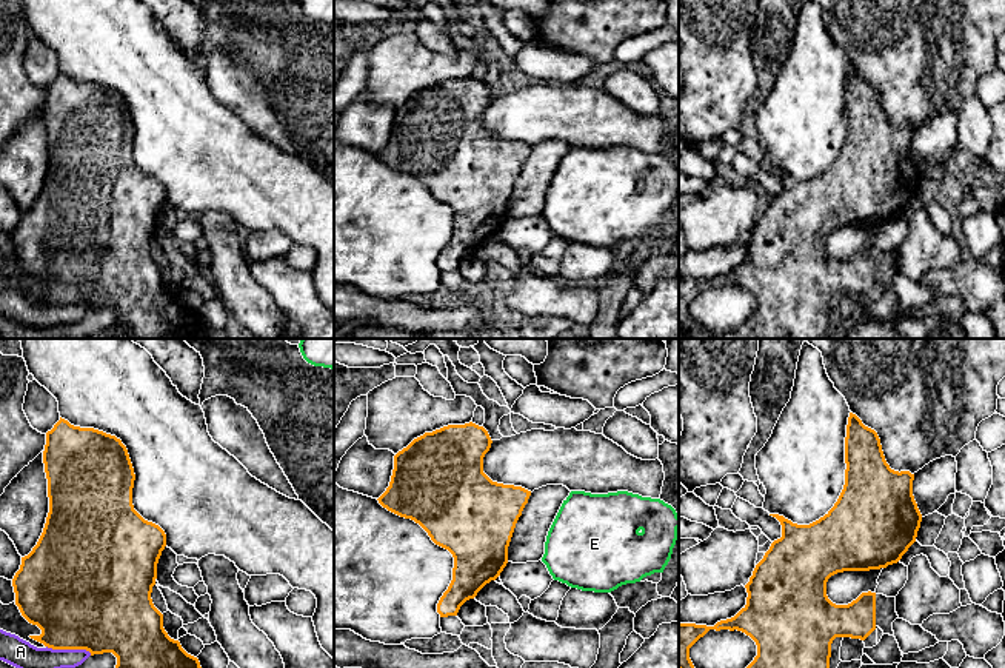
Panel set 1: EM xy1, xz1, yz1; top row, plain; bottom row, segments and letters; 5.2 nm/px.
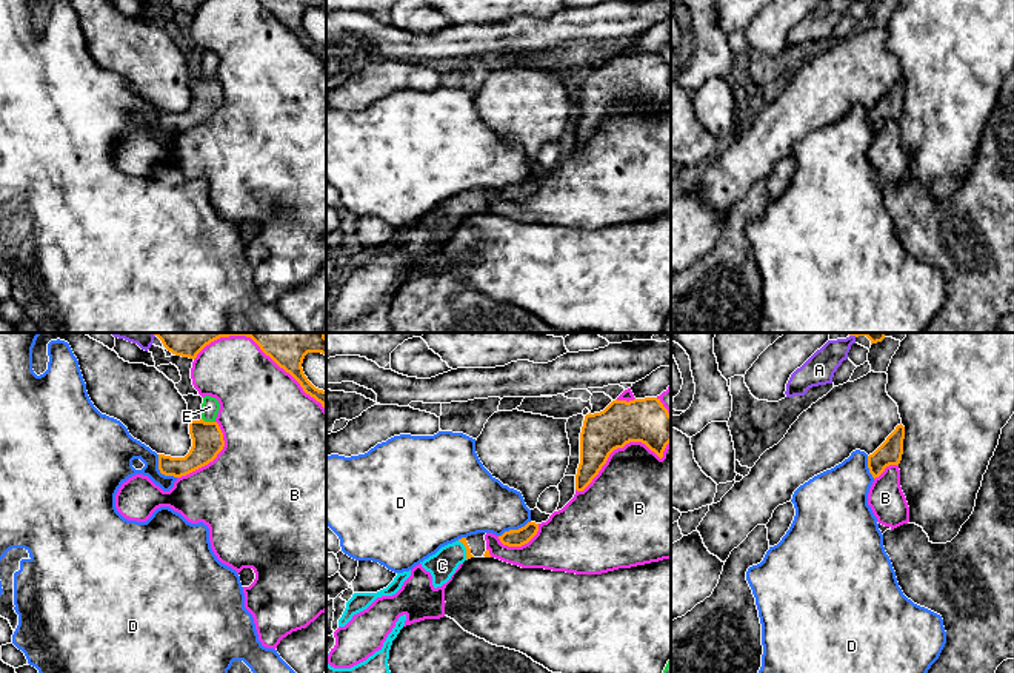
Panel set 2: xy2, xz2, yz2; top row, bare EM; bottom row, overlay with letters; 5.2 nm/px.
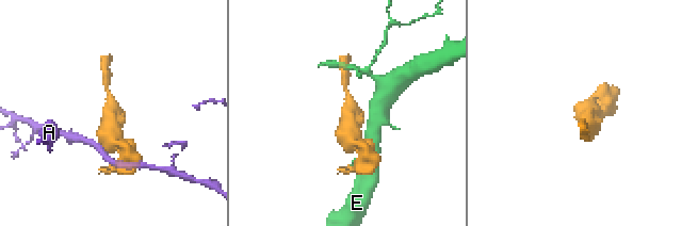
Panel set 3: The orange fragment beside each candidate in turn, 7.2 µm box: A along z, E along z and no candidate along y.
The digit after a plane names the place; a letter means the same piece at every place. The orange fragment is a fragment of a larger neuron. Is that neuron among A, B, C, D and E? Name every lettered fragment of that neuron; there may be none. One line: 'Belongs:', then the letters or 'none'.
Belongs: C

